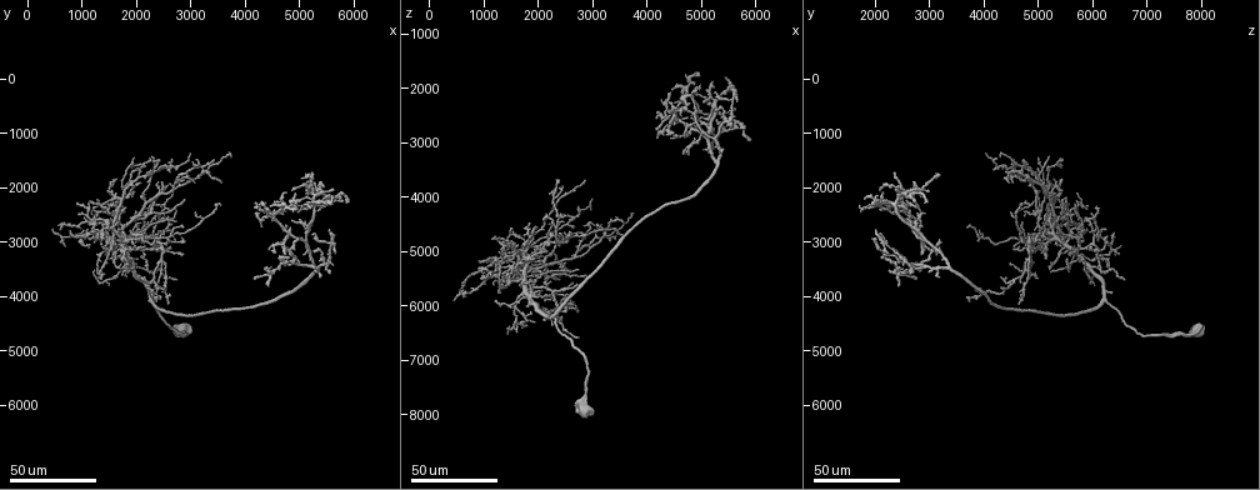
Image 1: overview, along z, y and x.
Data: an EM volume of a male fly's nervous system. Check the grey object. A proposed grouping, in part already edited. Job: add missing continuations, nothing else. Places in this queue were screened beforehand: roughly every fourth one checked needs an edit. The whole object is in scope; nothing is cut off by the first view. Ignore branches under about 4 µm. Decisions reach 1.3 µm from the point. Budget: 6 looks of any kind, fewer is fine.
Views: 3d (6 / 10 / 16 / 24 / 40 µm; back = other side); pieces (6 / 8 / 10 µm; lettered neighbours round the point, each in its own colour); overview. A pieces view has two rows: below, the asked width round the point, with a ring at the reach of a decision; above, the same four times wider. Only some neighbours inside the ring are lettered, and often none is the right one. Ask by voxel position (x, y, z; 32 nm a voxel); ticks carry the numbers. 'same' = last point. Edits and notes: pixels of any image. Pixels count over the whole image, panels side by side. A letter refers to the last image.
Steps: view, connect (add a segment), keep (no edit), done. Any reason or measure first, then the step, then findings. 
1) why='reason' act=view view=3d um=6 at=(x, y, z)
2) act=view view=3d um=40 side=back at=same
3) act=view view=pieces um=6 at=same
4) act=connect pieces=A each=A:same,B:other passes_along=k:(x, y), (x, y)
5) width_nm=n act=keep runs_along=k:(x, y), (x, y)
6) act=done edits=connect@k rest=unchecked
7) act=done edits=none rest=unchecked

why='end of a long branch' act=view view=3d um=40 at=(2700, 2600, 5300)

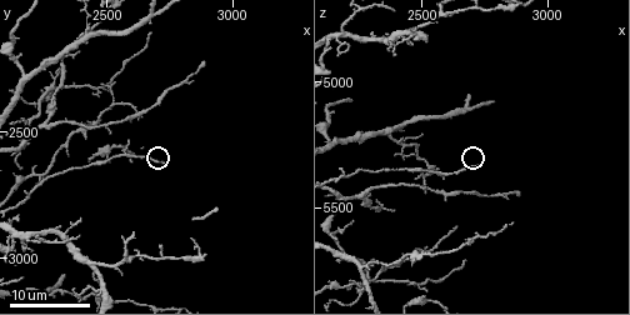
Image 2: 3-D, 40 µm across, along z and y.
act=view view=pieces um=10 at=(2720, 2620, 5320)

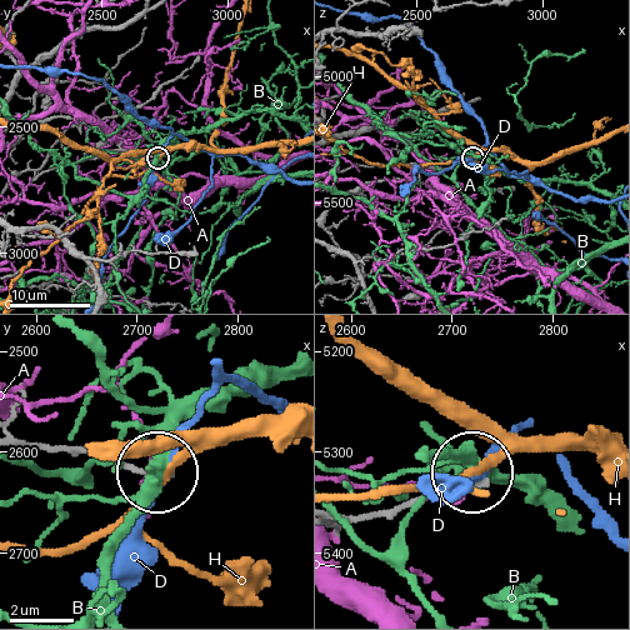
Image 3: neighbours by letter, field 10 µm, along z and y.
act=keep each=A:other,B:other,D:other,H:other found='no lettered segment goes on from it'

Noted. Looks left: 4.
why='tapers out' act=view view=3d um=24 at=(2300, 1400, 5200)

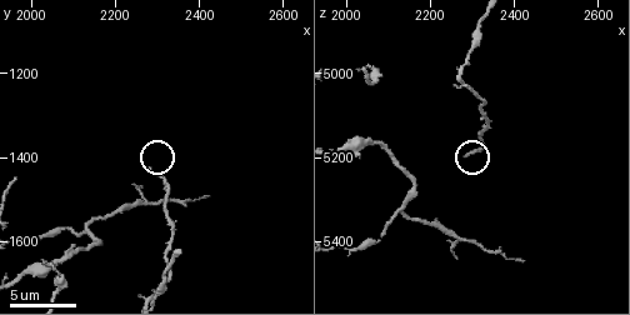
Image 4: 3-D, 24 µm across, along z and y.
act=view view=pieces um=6 at=(2285, 1420, 5195)

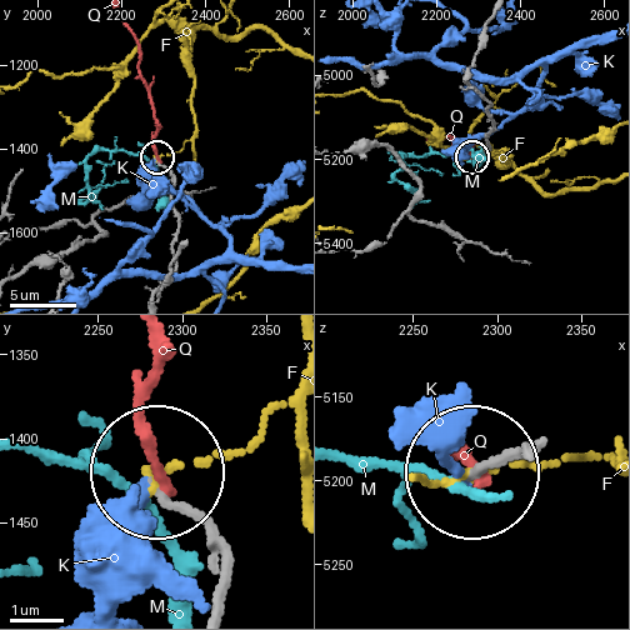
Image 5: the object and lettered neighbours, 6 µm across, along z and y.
act=keep each=F:other,K:other,M:other,Q:other runs_along=5:(155, 293), (174, 265), (178, 225), (174, 178), (158, 159) found='no lettered segment goes on from it'

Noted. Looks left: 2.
why='end of a long branch' act=view view=3d um=24 at=(5450, 2200, 1800)

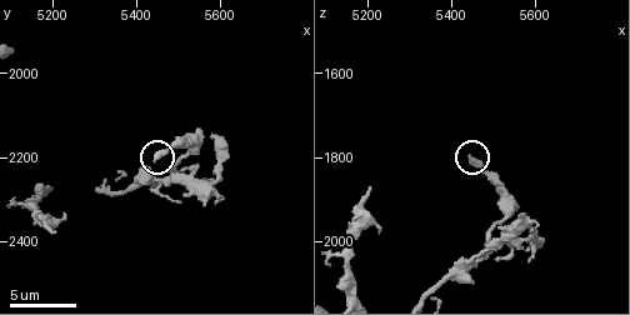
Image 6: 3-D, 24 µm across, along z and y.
why='what lies round it' act=view view=pieces um=8 at=(5450, 2210, 1800)

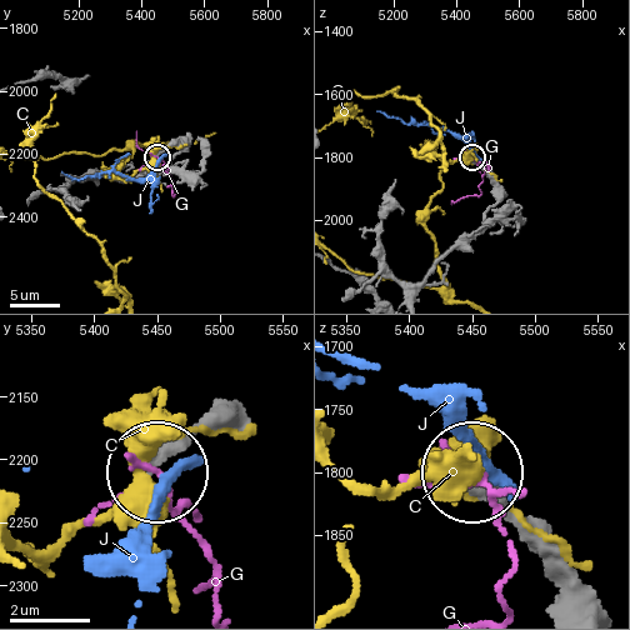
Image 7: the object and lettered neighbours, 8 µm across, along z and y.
act=keep each=C:other,G:other,J:other runs_along=7:(223, 416), (193, 426), (155, 464) found='none of them fits'

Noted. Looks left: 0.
act=done edits=none rest=unchecked

